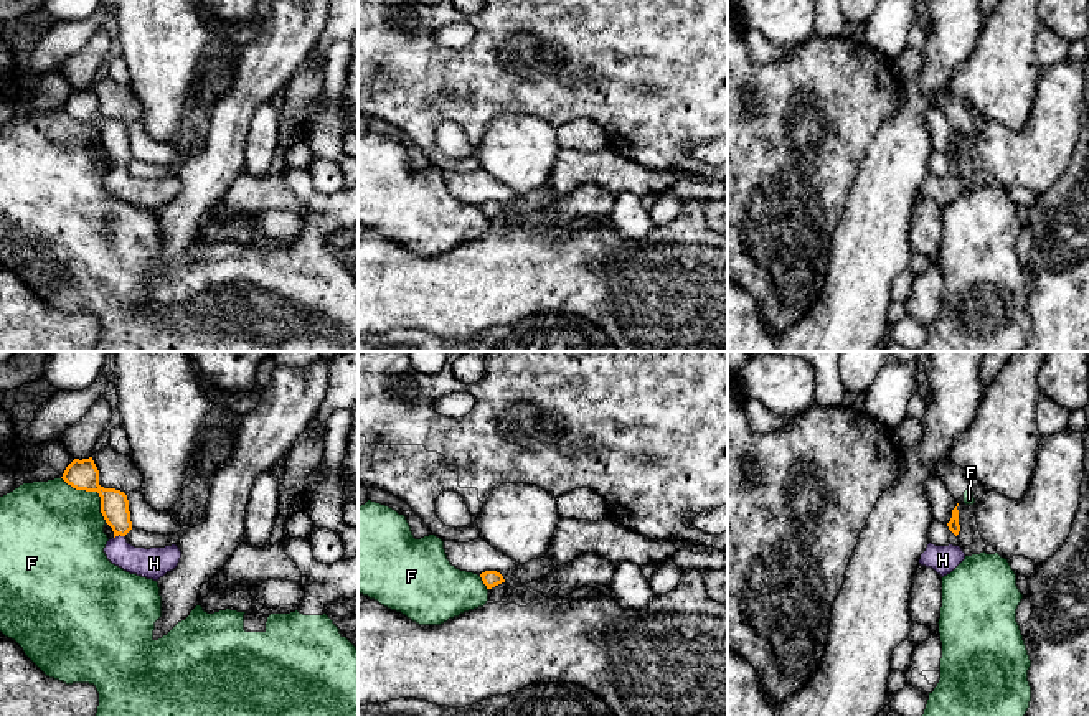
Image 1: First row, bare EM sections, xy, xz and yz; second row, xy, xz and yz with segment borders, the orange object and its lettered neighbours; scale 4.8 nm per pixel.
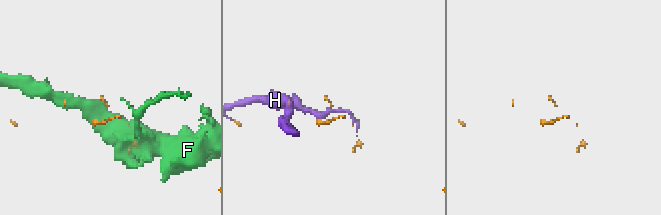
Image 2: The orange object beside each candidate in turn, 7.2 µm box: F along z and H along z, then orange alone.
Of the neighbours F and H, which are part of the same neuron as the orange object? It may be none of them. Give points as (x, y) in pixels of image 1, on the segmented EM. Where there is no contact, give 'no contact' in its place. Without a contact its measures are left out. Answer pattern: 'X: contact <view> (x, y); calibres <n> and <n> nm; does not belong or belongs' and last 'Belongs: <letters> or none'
F: contact xy (94, 490); calibres 140 and 420 nm; does not belong
H: contact xy (119, 533); calibres 140 and 150 nm; belongs
Belongs: H

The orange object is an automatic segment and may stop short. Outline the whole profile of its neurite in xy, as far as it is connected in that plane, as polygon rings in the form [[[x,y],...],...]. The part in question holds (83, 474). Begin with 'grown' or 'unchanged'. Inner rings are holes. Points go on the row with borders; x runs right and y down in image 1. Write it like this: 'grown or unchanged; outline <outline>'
grown; outline [[[92,457],[74,459],[61,478],[76,490],[99,493],[101,513],[114,531],[114,538],[104,548],[112,564],[130,574],[153,581],[158,581],[178,566],[182,551],[177,544],[145,549],[127,543],[125,535],[132,530],[127,495],[120,490],[99,485],[99,470]]]

